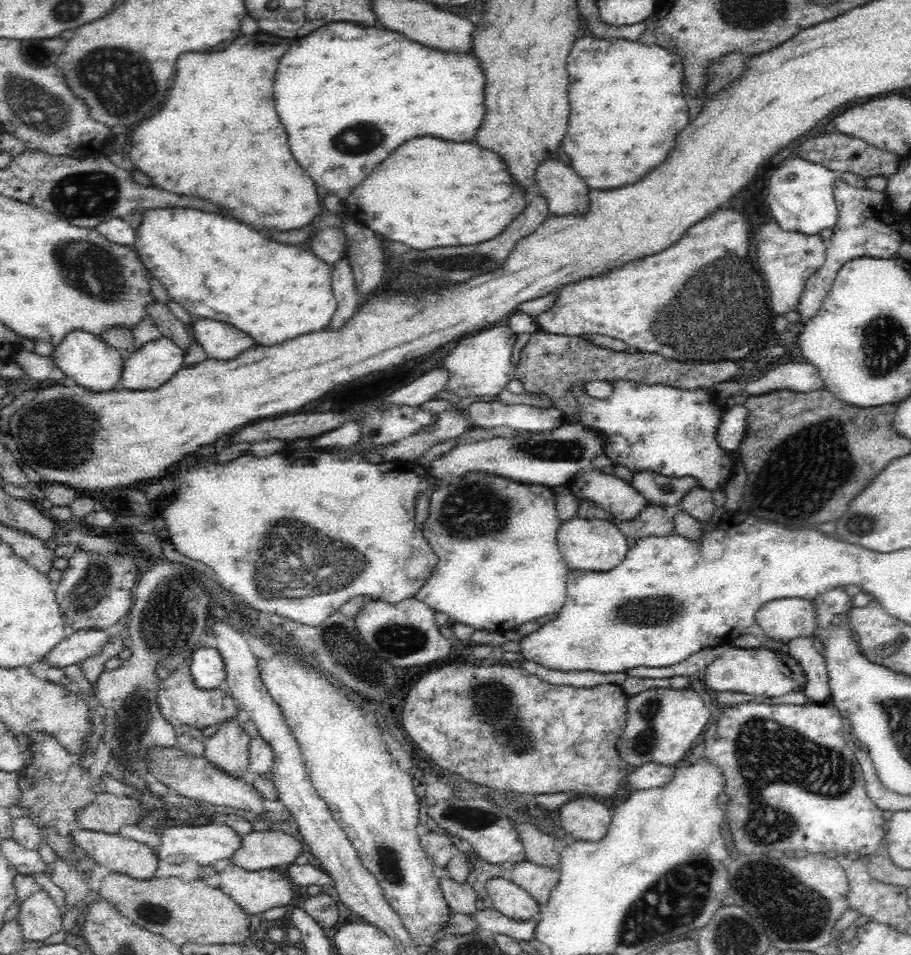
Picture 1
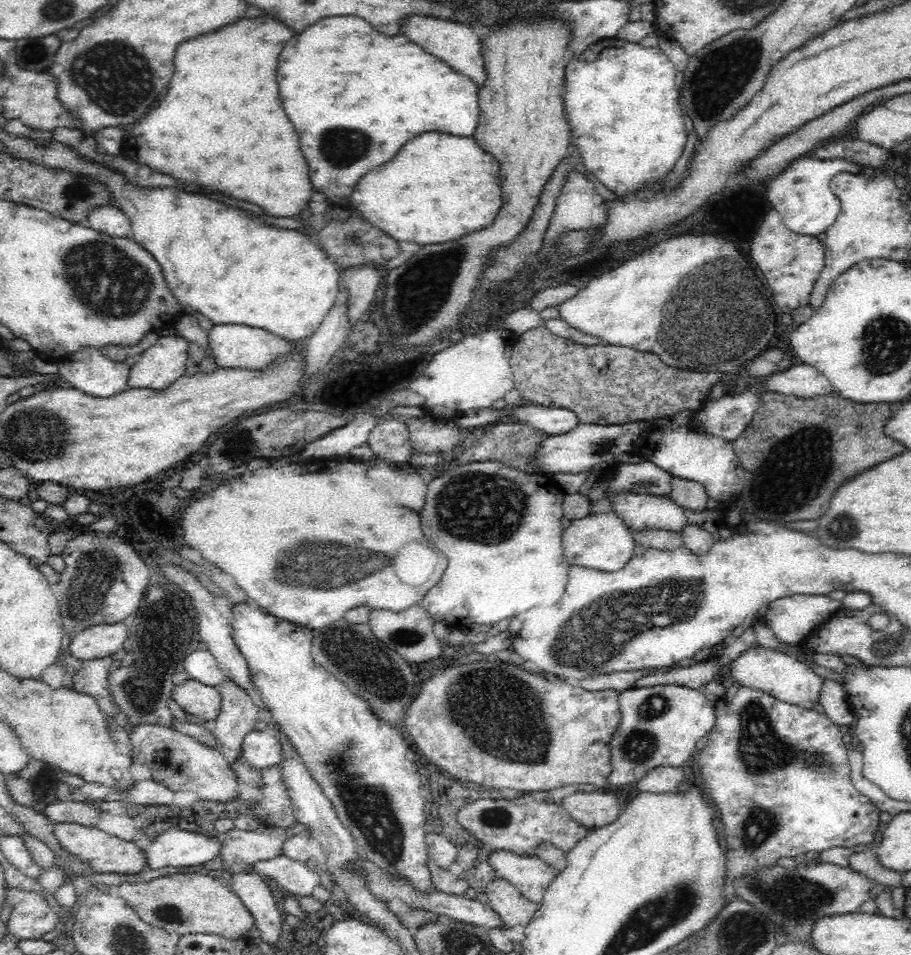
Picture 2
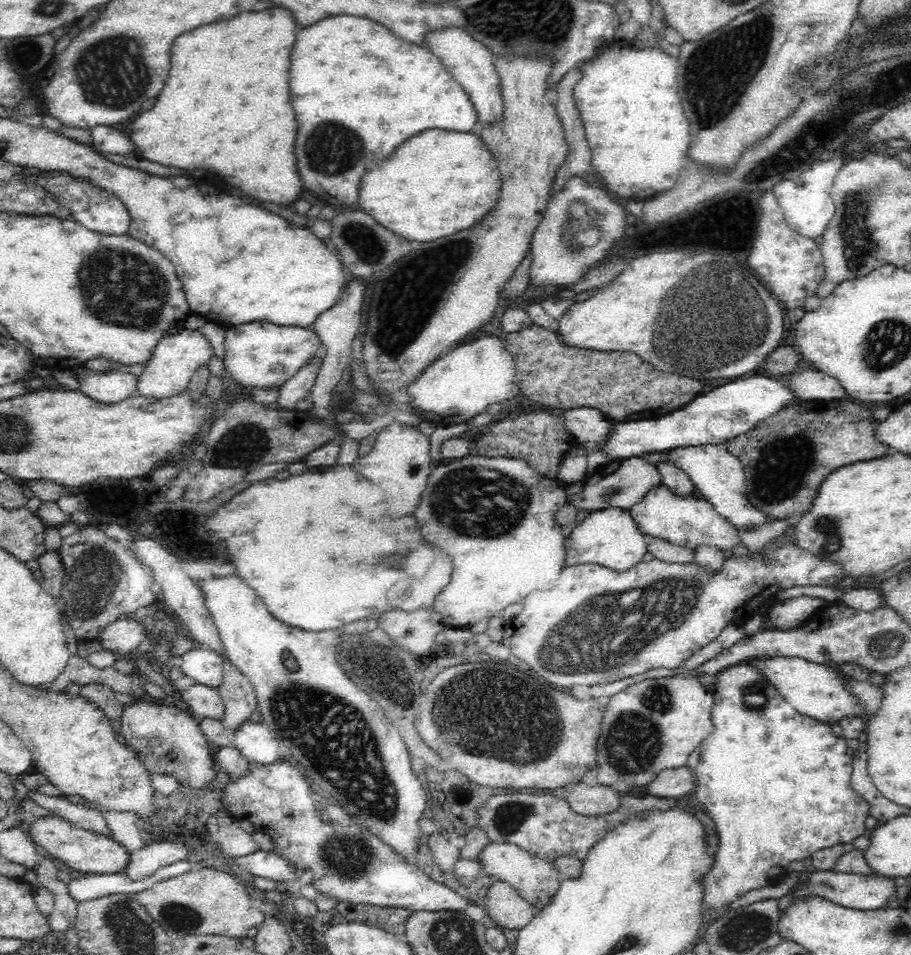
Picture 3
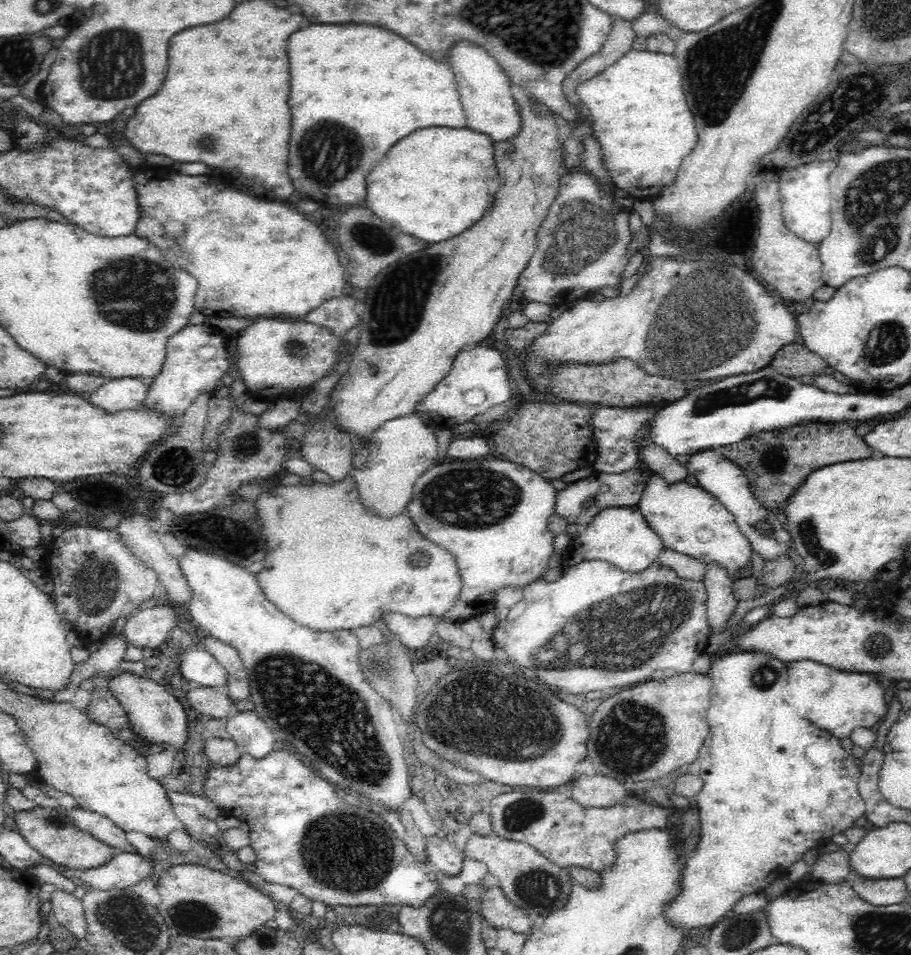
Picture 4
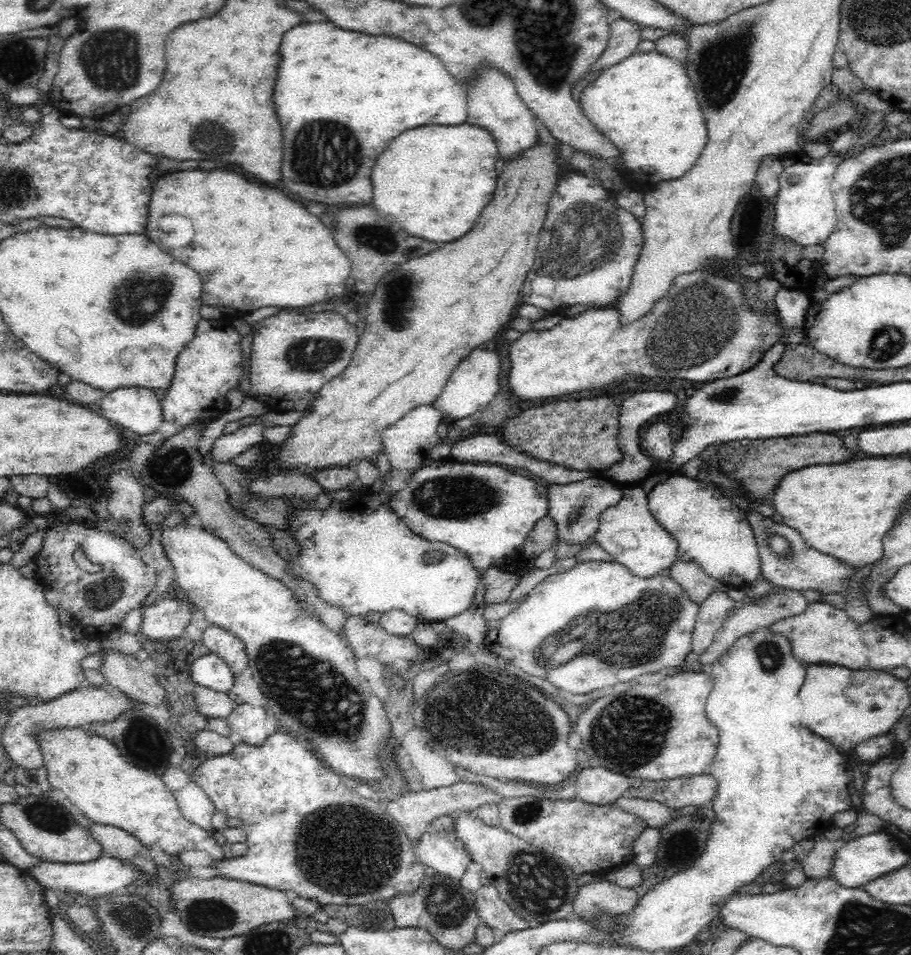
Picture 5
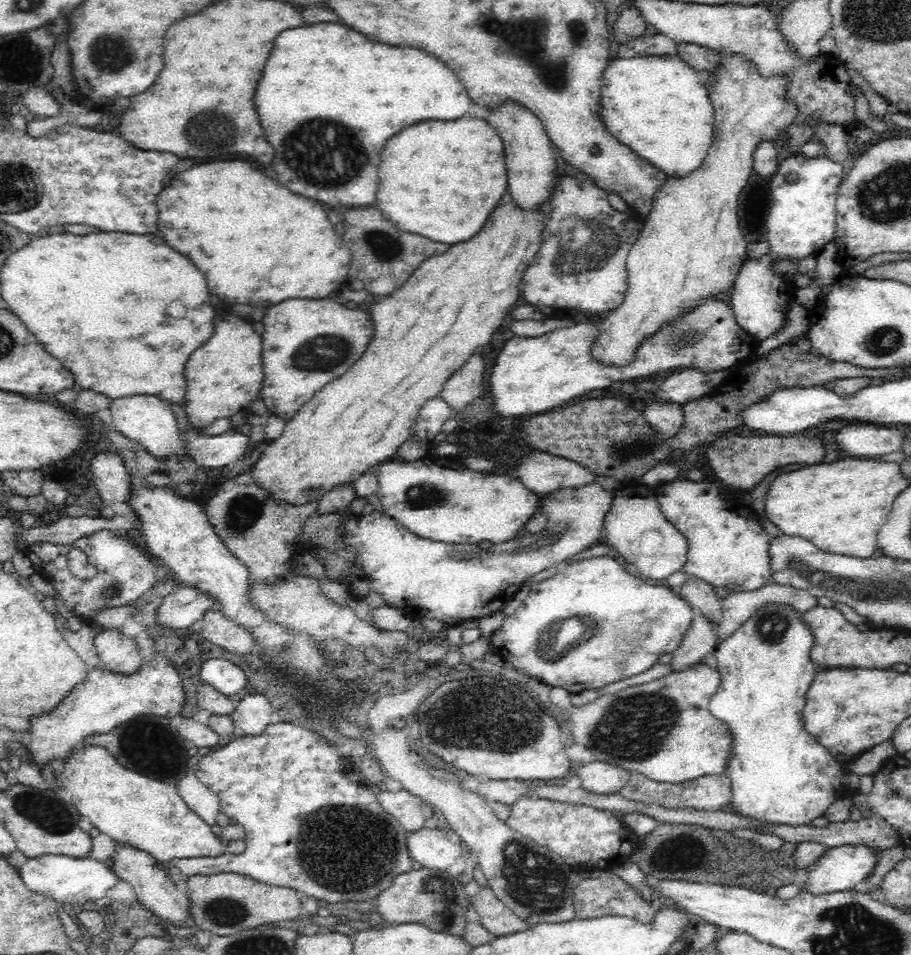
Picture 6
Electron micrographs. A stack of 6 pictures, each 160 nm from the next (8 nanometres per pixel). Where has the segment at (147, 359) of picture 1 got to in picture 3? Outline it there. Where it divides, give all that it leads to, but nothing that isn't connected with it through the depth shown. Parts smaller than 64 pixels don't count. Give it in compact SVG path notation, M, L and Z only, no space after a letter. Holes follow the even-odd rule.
M186 329L177 334L163 336L153 350L153 355L145 364L144 373L137 377L137 389L142 397L170 398L172 395L188 391L190 379L200 368L208 366L214 351L210 341L198 329Z

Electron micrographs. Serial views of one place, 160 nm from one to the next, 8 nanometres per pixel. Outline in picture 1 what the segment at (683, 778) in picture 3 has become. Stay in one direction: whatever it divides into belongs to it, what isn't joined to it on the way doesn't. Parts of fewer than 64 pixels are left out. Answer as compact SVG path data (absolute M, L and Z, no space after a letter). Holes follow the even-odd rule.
M657 762L643 764L626 776L628 785L637 790L652 790L654 787L661 787L674 778L676 766L664 766Z

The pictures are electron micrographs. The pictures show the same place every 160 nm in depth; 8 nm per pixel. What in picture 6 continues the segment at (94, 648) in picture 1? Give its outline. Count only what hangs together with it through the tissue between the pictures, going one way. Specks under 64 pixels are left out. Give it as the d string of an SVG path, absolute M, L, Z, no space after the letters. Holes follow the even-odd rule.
M184 585L164 598L158 610L158 621L170 629L189 628L215 607L210 595L202 594L196 586Z

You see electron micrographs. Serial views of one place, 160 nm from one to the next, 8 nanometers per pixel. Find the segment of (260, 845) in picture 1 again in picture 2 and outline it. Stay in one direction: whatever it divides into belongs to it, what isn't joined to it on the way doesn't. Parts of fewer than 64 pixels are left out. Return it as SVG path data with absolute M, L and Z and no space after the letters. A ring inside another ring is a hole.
M261 824L255 831L244 831L233 827L221 835L219 850L230 870L245 869L259 861L271 860L282 855L282 844L292 838L299 829L272 827Z

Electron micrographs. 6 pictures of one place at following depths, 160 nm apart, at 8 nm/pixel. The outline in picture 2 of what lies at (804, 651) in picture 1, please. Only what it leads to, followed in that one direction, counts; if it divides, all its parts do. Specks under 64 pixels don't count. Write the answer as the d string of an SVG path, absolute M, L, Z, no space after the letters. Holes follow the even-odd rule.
M824 679L820 700L827 718L843 730L850 731L854 724L854 713L850 713L849 702L846 702L842 686L832 680Z

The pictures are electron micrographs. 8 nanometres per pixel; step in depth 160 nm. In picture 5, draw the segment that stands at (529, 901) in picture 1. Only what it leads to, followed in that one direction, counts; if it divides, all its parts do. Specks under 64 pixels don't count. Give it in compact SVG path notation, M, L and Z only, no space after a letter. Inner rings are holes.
M487 882L475 892L475 910L484 924L500 936L529 927L529 922L520 918L500 898L496 887Z

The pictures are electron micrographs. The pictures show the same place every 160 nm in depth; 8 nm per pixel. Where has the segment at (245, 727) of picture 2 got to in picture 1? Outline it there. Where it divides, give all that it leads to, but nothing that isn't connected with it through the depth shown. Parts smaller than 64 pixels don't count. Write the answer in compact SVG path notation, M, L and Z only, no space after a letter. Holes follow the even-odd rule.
M244 715L218 725L215 733L205 739L203 756L229 776L243 777L249 768L251 736L241 727Z

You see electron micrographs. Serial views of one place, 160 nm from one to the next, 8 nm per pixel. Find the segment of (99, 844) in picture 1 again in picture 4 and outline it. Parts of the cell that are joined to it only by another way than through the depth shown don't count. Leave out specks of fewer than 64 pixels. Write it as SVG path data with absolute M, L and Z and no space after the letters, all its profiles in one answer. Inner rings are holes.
M36 805L30 810L16 812L13 818L18 832L26 839L30 847L37 850L44 858L46 864L59 869L96 869L106 865L114 856L113 848L100 842L90 833L80 830L70 818L69 810L63 807L50 808Z

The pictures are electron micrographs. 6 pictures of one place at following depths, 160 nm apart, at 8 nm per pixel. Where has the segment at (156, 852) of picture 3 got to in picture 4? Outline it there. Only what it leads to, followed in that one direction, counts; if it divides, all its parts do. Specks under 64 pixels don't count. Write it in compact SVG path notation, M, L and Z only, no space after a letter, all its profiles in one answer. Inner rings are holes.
M120 852L110 858L106 865L80 872L80 880L90 890L130 888L149 877L153 860L142 855Z

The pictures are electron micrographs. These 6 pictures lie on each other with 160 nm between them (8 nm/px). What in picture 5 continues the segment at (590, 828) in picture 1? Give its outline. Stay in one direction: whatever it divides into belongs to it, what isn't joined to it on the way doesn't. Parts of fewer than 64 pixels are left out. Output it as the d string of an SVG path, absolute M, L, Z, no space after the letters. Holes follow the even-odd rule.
M602 766L586 767L575 774L575 798L596 806L614 802L616 798L626 794L630 786L627 776L616 774Z

